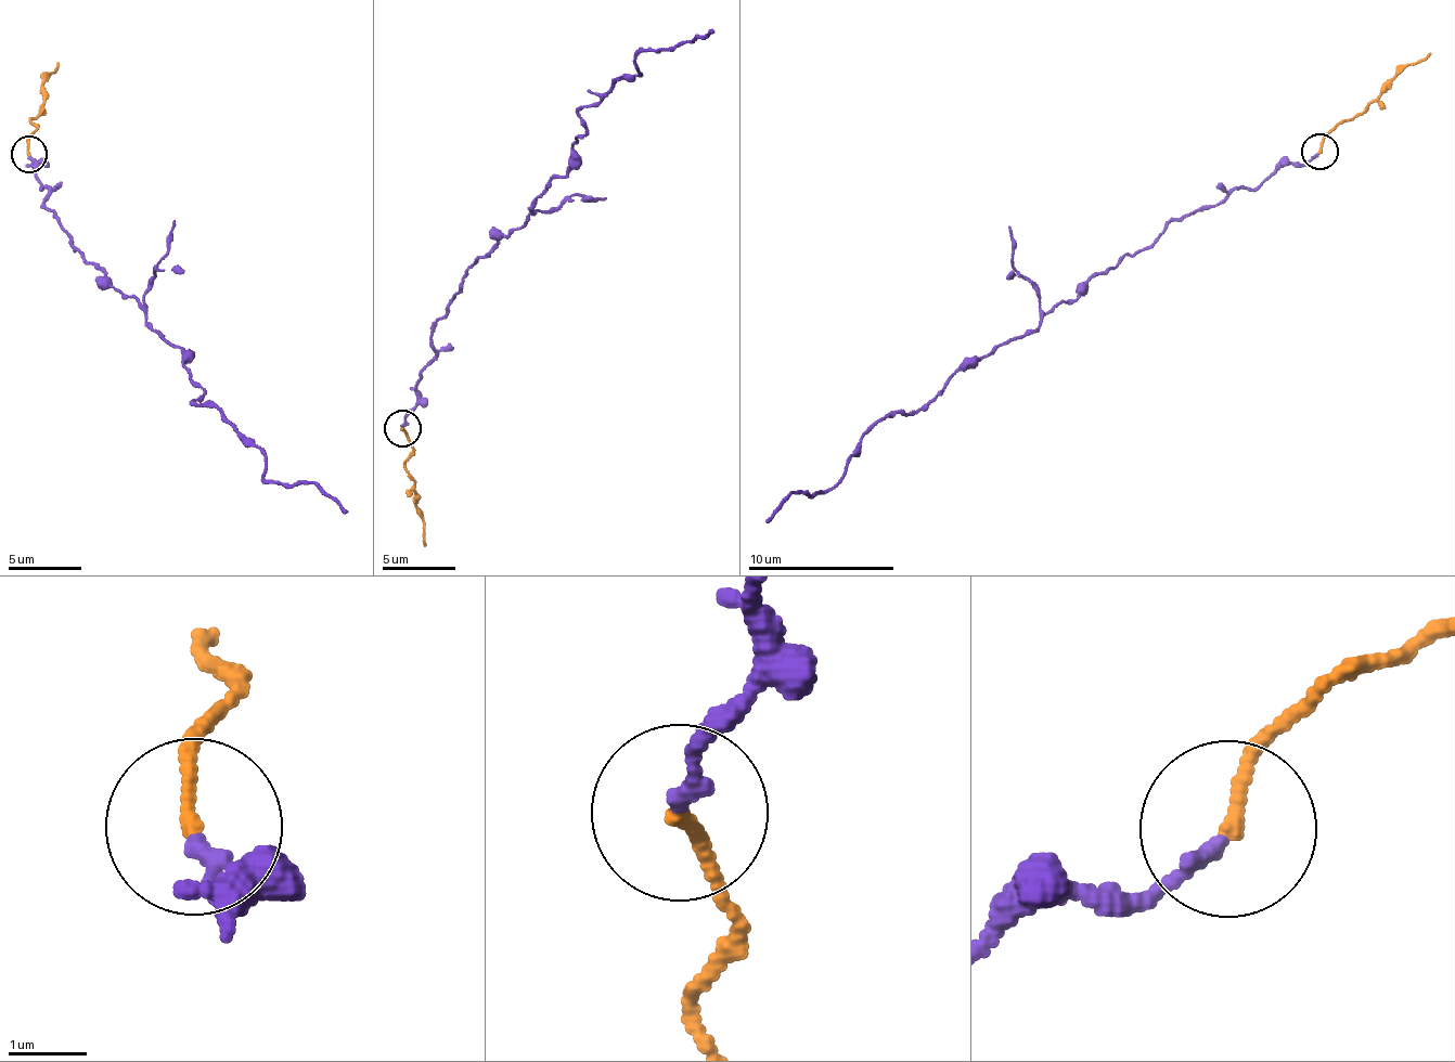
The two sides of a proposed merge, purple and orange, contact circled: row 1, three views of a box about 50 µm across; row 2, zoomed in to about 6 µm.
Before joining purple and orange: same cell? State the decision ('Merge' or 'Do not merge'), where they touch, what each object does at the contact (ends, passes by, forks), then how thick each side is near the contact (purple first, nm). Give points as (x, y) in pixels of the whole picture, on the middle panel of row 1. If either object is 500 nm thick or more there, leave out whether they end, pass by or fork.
Do not merge. Place: (402, 428). At the ring purple ends. At the ring orange ends. Thickness 200 nm (purple) against 180 nm

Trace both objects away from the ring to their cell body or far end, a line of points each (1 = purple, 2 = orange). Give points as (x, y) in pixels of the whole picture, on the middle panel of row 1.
1: (402, 427), (446, 310), (474, 262), (563, 179), (580, 109), (638, 75), (642, 52), (715, 30)
2: (403, 427), (411, 454), (406, 466), (421, 500), (423, 545)

